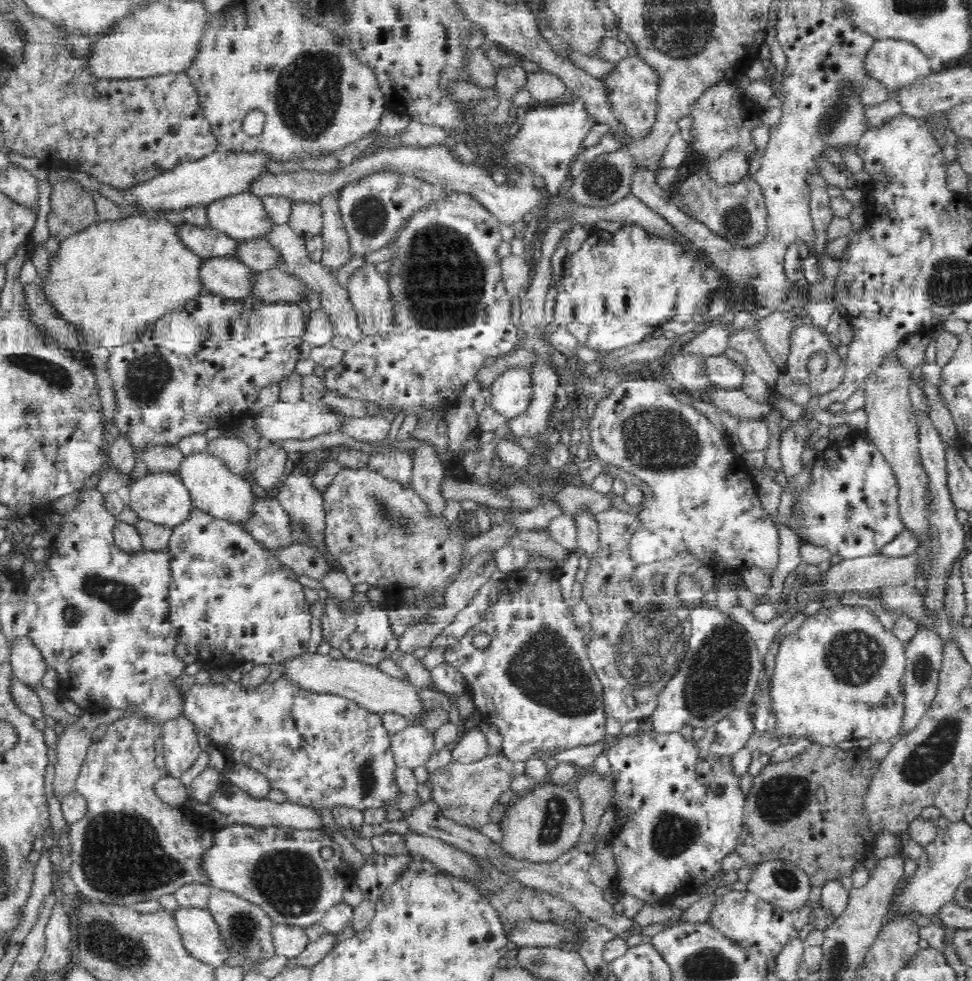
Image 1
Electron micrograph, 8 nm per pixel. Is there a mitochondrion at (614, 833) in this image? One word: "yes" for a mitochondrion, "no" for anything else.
no

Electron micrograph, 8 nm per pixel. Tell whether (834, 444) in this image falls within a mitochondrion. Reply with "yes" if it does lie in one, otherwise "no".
no

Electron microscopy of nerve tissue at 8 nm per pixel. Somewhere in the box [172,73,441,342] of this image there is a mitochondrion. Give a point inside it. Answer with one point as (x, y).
(368, 214)

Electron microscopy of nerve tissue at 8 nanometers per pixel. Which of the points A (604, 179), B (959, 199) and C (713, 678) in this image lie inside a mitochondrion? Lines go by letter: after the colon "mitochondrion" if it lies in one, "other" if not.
A: mitochondrion
B: other
C: mitochondrion

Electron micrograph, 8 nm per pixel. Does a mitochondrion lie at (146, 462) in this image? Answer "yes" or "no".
no

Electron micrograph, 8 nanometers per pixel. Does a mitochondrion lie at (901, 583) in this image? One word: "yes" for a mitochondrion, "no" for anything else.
no

